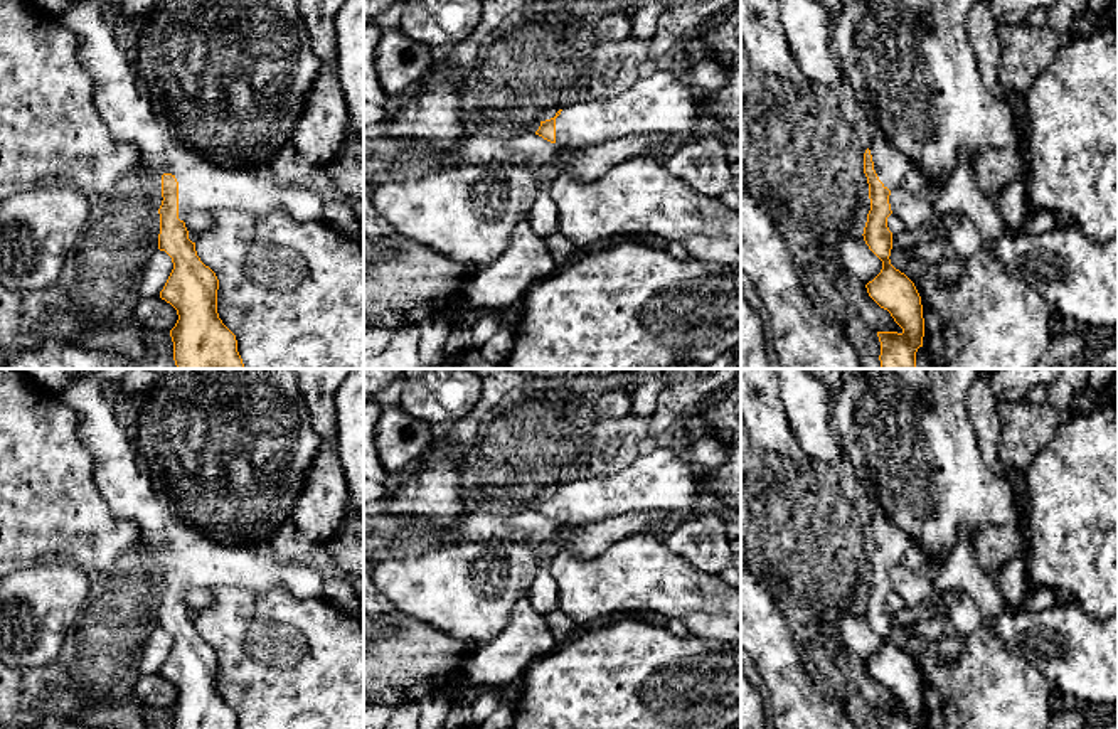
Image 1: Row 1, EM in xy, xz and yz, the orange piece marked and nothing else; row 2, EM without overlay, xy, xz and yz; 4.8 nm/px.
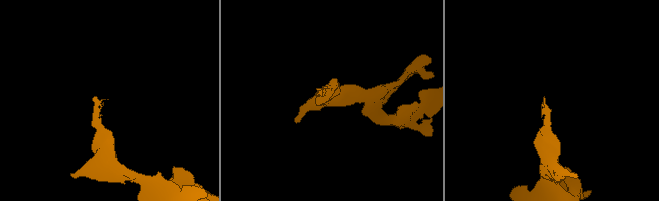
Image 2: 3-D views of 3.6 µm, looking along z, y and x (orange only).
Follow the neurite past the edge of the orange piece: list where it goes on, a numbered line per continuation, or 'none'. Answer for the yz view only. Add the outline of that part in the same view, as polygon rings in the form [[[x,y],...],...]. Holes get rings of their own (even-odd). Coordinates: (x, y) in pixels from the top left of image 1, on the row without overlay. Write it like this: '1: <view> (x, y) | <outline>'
1: yz (896, 548) | [[[879,505],[865,507],[867,525],[870,527],[874,547],[889,567],[902,566],[911,571],[933,571],[931,557],[906,534],[896,527]]]

